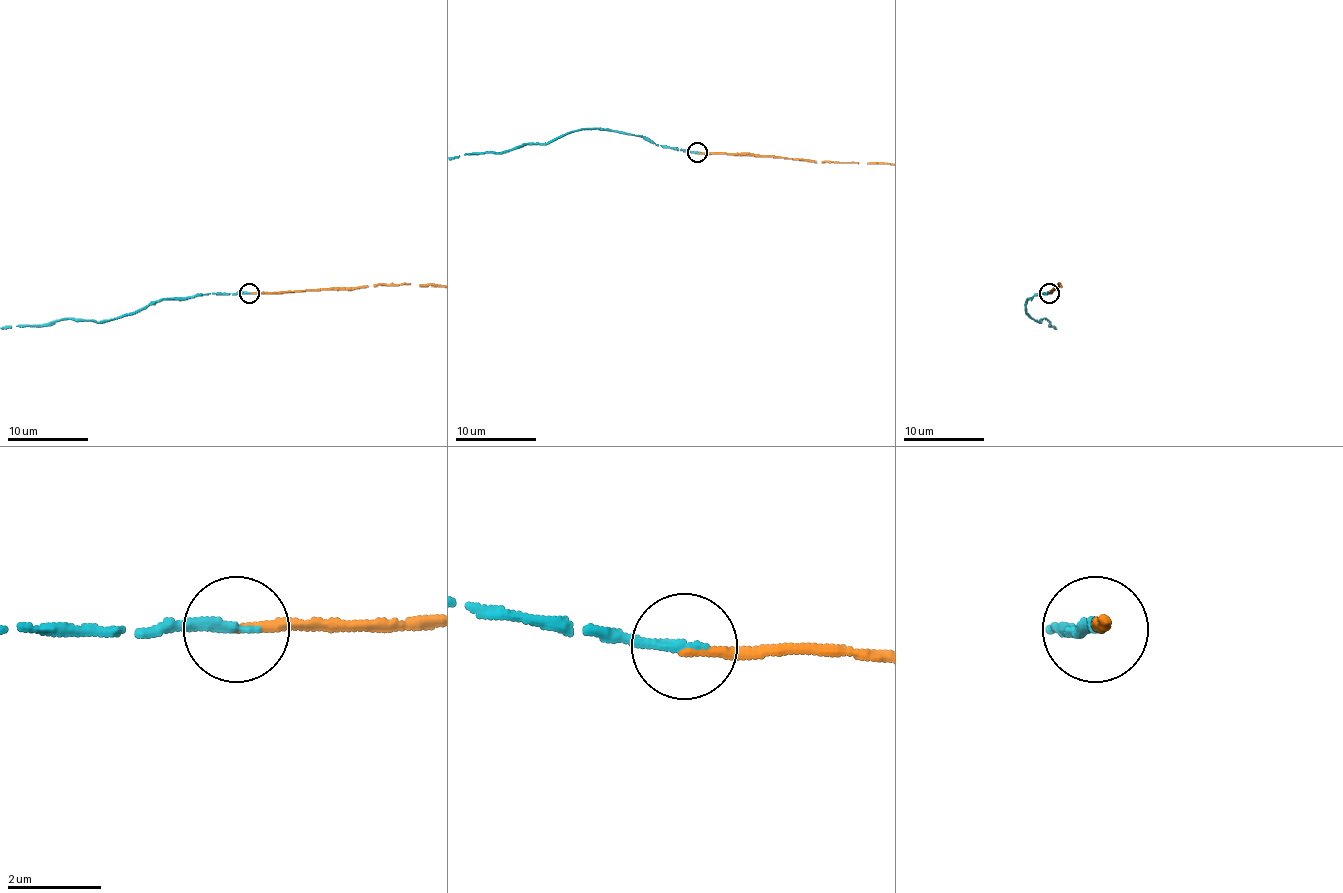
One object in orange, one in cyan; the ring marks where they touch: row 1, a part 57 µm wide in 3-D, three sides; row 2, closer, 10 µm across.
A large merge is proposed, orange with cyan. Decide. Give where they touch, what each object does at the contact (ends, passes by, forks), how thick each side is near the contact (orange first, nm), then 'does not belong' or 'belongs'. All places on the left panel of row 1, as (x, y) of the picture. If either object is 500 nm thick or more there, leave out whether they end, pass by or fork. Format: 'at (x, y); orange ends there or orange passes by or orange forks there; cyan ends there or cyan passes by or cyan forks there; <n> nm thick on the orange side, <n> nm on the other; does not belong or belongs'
at (249, 293); orange ends there; cyan ends there; 200 nm thick on the orange side, 200 nm on the other; belongs

